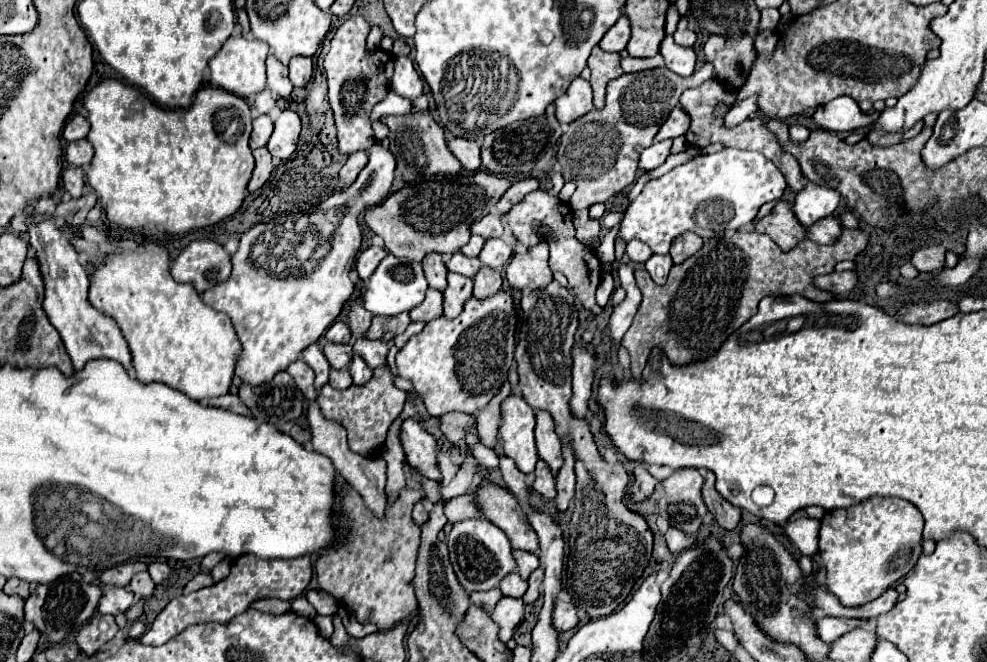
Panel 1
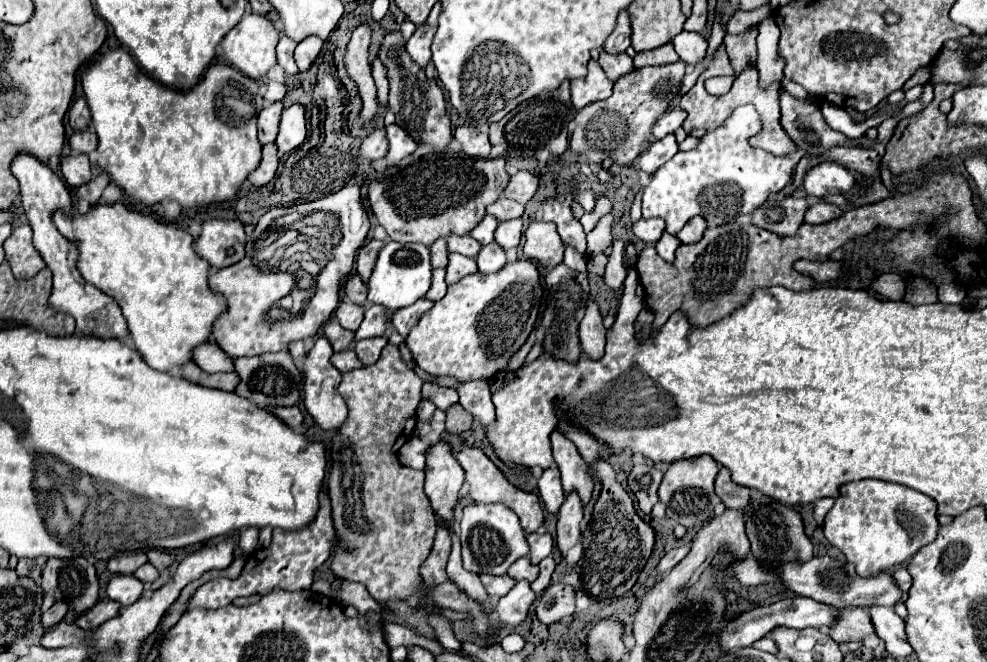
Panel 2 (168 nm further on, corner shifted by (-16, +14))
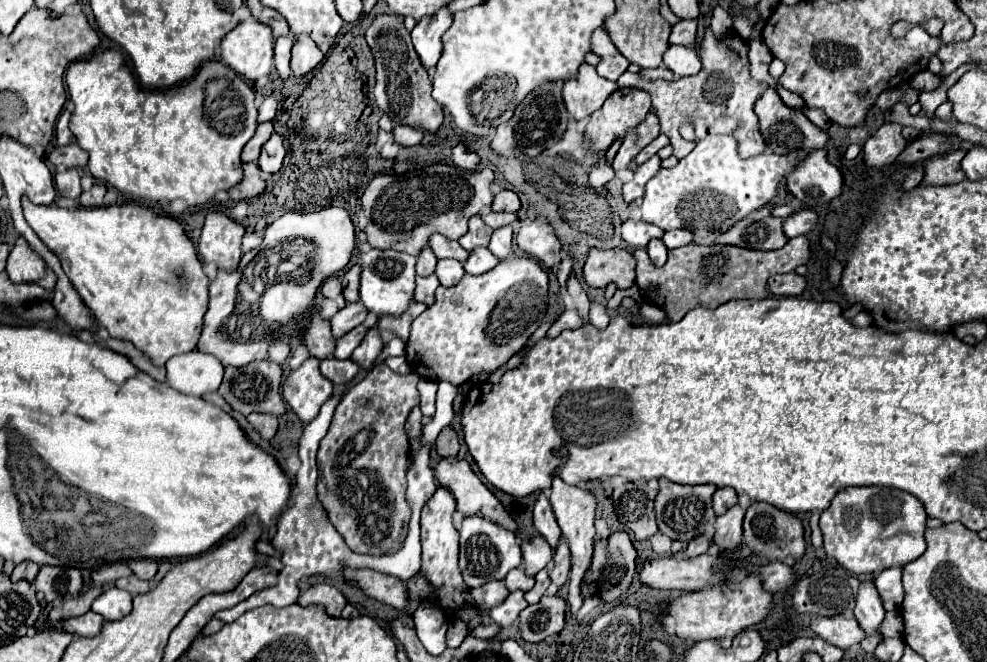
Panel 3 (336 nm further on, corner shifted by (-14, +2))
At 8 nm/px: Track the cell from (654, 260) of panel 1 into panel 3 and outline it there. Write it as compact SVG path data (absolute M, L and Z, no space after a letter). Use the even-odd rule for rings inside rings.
M650 240L648 246L646 246L646 252L650 256L650 260L660 266L666 262L666 256L668 256L668 248L662 244L662 240Z

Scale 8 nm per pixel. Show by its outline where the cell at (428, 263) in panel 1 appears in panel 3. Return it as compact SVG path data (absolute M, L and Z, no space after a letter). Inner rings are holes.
M424 246L418 254L418 262L416 262L416 274L418 276L428 276L434 272L434 264L436 264L436 258L434 254L430 252L428 246Z

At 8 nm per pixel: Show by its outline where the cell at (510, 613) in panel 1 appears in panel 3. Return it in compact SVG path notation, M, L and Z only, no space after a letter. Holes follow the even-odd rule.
M516 590L516 592L510 592L508 598L502 604L498 604L496 608L492 608L488 614L490 614L490 618L496 624L500 624L500 626L506 628L506 626L510 626L518 618L518 614L526 606L528 606L528 602L524 600L524 592L522 590Z

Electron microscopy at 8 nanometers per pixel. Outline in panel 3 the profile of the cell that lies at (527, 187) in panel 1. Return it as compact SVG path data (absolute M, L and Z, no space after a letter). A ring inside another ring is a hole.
M500 190L494 194L492 210L494 212L518 212L520 198L512 190Z

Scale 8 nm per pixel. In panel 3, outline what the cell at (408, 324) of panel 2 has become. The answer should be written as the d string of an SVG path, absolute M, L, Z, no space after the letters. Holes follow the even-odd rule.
M412 302L410 308L400 316L382 316L378 320L378 330L390 330L392 334L402 336L402 340L408 340L408 332L410 332L414 318L420 316L424 310L426 310L426 304Z

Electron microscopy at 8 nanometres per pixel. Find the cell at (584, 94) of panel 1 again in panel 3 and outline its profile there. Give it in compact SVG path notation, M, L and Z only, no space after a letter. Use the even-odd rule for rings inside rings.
M582 64L578 68L576 78L570 78L564 82L562 98L568 114L574 120L582 120L592 112L596 112L616 88L618 84L598 76L594 66Z

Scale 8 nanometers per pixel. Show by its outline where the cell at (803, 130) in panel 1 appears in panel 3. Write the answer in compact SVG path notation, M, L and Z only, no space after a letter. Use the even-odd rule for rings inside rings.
M761 37L749 43L748 58L750 60L750 73L752 76L765 82L771 87L776 88L777 80L772 78L768 72L769 64L773 56Z

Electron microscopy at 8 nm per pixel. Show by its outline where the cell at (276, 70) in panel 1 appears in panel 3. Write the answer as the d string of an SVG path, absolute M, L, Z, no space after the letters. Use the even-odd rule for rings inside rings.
M286 36L286 38L276 38L276 44L274 44L274 64L276 64L276 70L282 78L290 78L292 72L290 72L290 48L292 48L292 36Z

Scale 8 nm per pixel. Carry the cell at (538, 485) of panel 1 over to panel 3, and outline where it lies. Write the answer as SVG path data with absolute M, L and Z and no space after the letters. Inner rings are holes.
M540 494L538 502L534 506L534 526L546 538L546 542L552 548L556 548L556 544L560 542L560 532L558 532L558 524L554 520L554 514L550 512L550 502L544 494Z

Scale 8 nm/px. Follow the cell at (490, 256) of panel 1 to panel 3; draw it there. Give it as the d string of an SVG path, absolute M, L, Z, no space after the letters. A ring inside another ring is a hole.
M504 226L504 228L494 230L488 250L502 260L510 254L510 248L512 248L512 226Z

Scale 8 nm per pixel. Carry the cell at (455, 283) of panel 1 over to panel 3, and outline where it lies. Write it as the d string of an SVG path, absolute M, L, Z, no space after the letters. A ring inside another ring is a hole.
M438 260L434 274L442 286L454 286L464 276L464 268L458 260Z

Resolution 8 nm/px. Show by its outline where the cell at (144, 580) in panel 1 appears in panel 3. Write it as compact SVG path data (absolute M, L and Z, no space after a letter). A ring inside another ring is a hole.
M136 576L120 578L120 580L116 580L116 582L114 582L114 586L116 586L116 588L120 588L120 590L130 592L132 596L136 596L136 594L146 594L146 592L150 590L150 582L146 582L146 580L138 580Z

